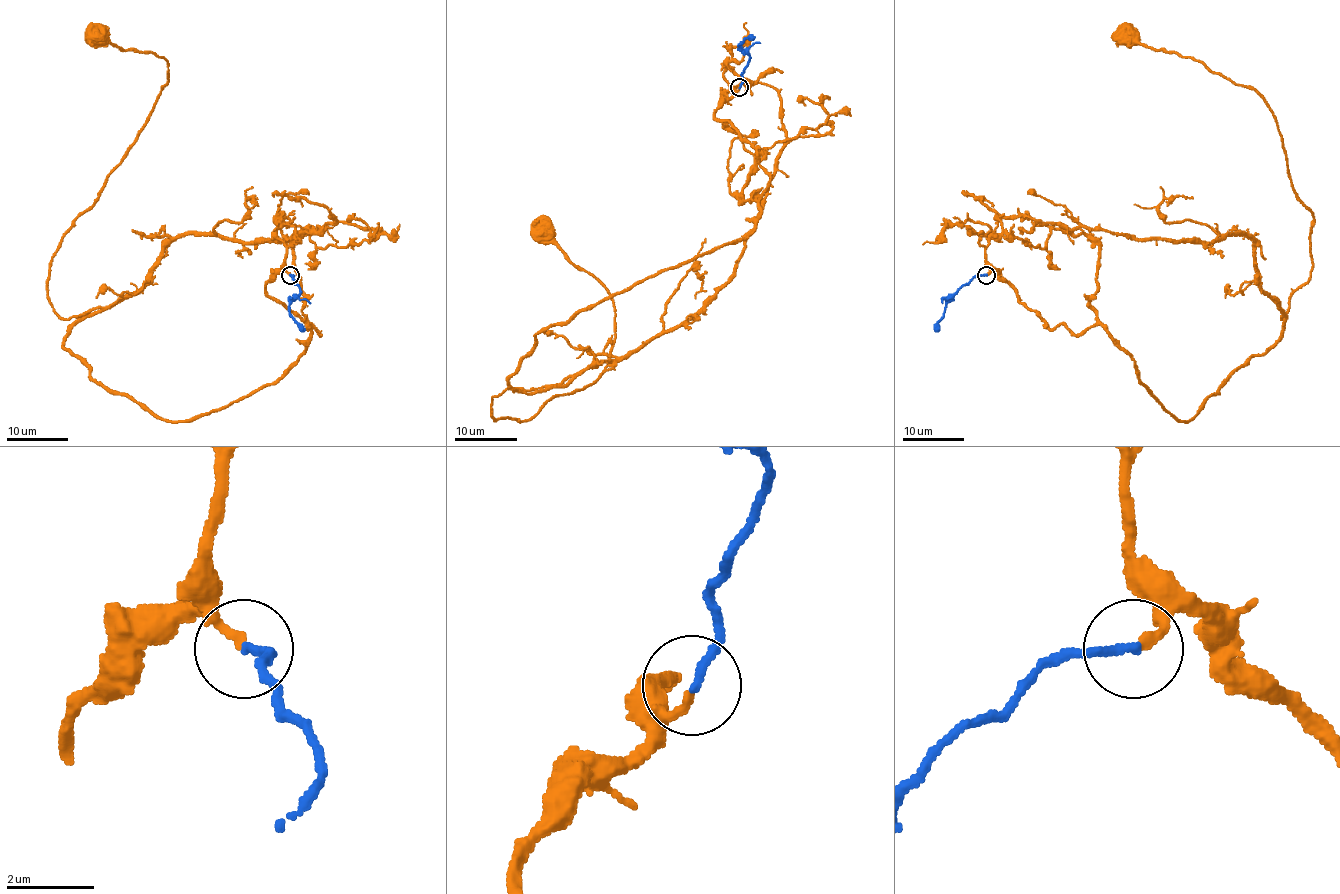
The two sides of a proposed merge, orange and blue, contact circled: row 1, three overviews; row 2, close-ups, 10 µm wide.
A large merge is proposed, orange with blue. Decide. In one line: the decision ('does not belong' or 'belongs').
belongs

